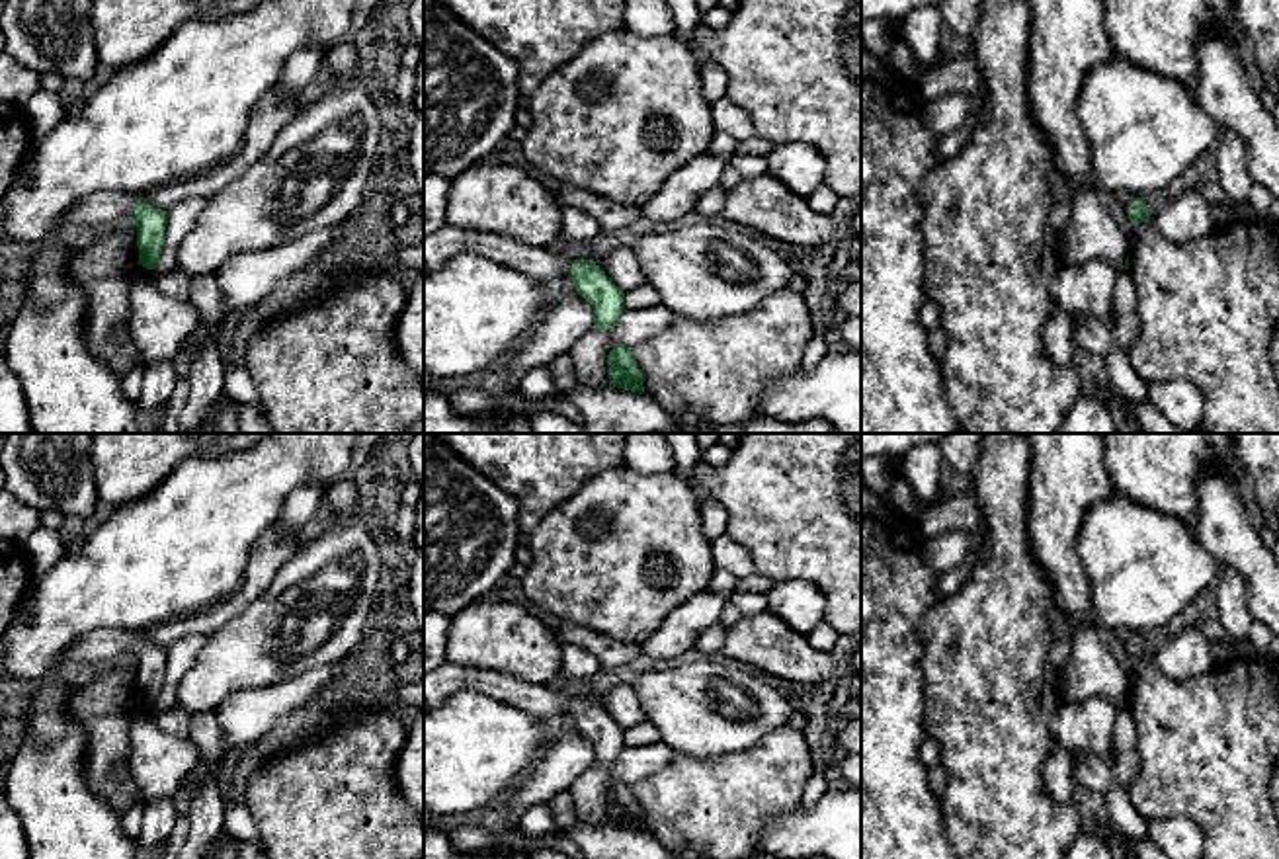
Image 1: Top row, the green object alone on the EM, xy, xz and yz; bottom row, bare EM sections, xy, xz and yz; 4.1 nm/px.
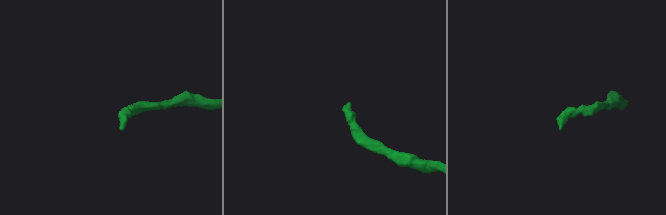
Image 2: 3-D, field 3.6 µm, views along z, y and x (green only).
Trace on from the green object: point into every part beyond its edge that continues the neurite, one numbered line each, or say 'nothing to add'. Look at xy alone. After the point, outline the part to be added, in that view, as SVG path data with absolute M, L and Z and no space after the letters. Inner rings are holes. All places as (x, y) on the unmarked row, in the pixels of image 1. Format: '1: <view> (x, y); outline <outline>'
1: xy (102, 647); outline M96 629L78 638L61 654L61 666L68 662L88 662L107 666L133 654L137 633L125 629Z

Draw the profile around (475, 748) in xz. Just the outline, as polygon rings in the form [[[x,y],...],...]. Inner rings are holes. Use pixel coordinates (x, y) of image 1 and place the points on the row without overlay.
[[[463,689],[424,713],[424,810],[461,814],[519,785],[547,744],[543,718]]]

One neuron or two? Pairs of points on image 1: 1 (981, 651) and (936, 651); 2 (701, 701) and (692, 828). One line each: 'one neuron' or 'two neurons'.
1: one neuron
2: two neurons

